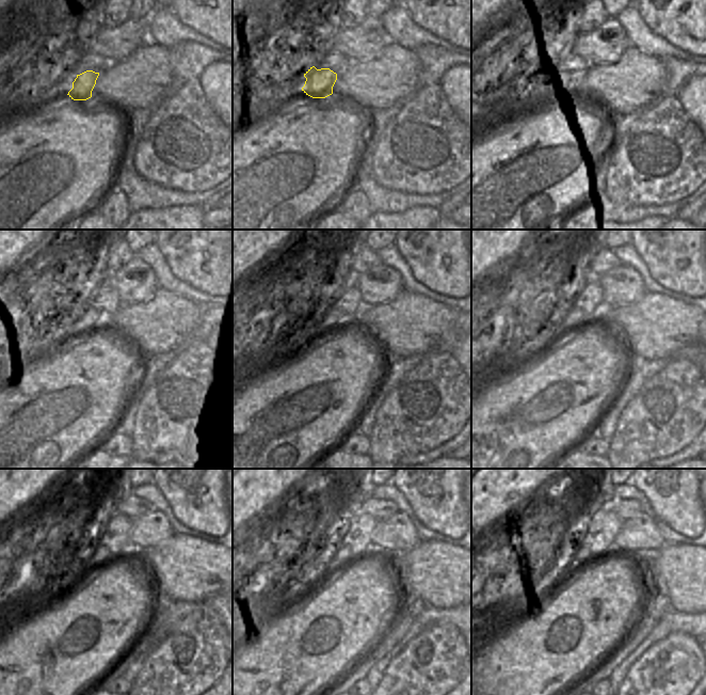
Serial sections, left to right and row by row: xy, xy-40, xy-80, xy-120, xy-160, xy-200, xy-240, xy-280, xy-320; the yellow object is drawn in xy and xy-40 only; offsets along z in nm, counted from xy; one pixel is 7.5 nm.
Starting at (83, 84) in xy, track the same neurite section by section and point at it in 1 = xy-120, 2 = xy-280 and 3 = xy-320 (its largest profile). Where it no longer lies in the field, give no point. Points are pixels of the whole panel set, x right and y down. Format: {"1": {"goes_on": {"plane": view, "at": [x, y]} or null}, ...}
{"1": {"goes_on": {"plane": "xy-120", "at": [92, 318]}}, "2": {"goes_on": {"plane": "xy-280", "at": [343, 555]}}, "3": {"goes_on": {"plane": "xy-320", "at": [583, 555]}}}

